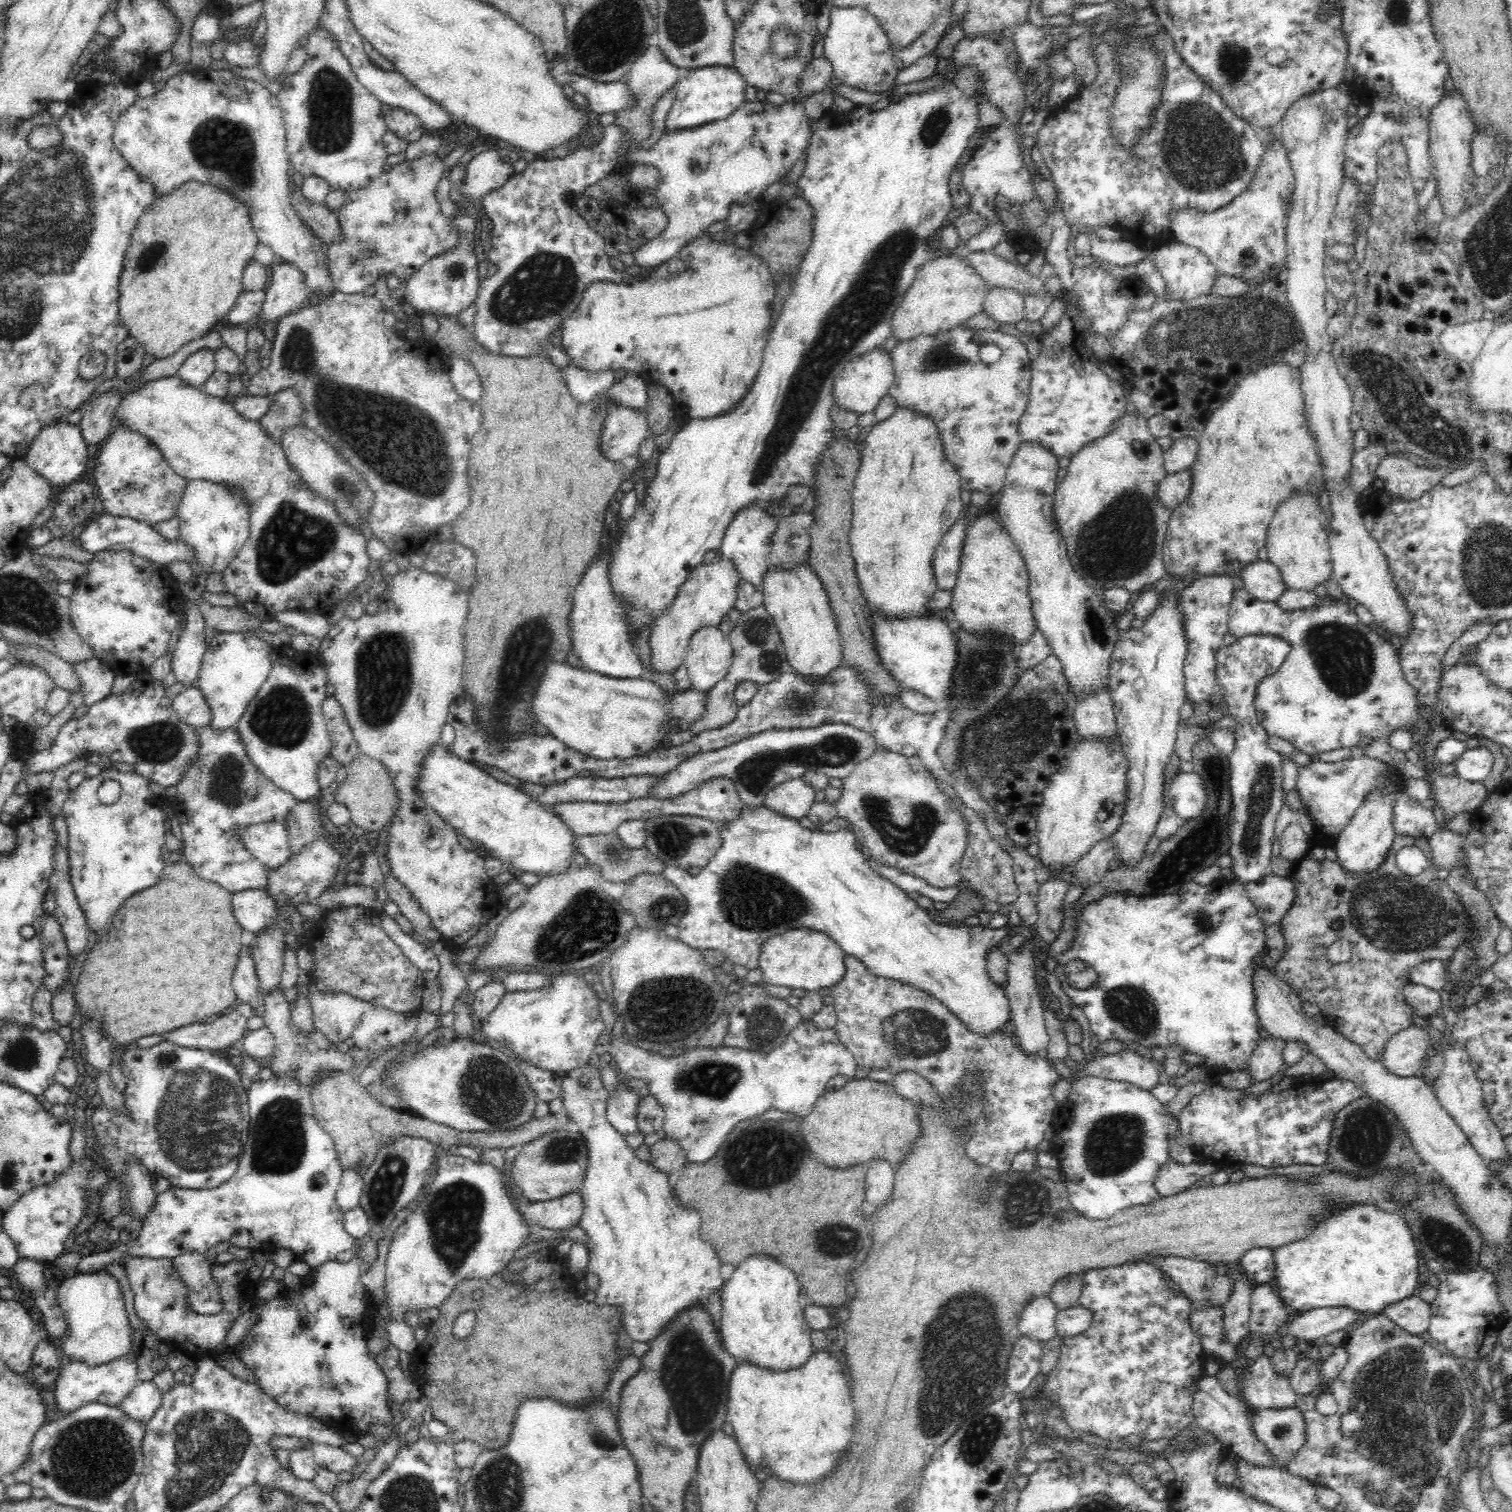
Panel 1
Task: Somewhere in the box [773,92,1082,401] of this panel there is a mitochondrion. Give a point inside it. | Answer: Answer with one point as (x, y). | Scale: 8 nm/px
(935, 126)

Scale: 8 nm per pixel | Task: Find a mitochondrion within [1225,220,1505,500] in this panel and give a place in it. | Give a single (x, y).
(1438, 439)

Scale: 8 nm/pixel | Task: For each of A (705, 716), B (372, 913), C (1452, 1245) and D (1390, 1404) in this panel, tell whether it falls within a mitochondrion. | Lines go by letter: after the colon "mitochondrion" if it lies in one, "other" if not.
A: other
B: other
C: mitochondrion
D: mitochondrion

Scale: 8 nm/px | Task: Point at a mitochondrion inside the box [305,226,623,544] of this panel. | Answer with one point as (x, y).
(544, 284)

